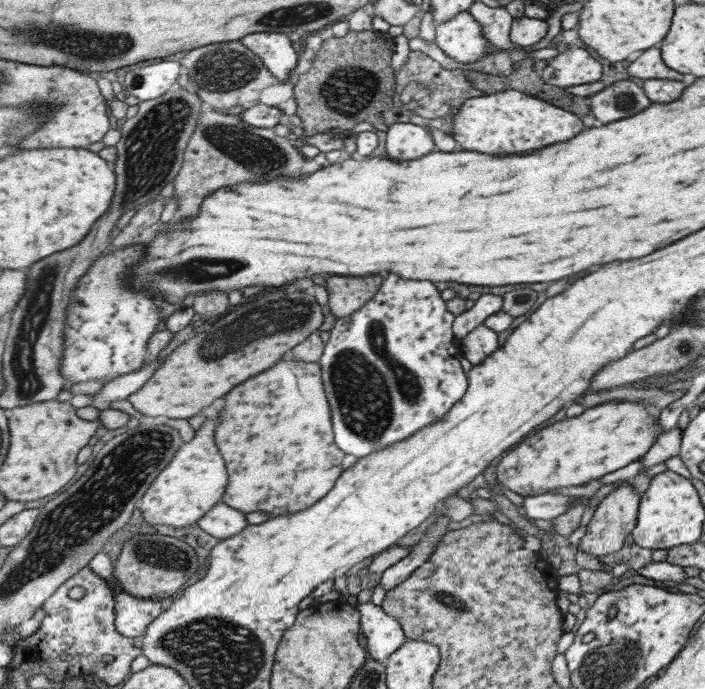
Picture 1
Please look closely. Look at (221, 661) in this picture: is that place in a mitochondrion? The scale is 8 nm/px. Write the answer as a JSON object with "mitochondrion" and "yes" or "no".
{"mitochondrion":"yes"}

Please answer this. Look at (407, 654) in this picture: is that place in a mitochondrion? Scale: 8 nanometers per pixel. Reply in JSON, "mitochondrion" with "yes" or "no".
{"mitochondrion":"no"}

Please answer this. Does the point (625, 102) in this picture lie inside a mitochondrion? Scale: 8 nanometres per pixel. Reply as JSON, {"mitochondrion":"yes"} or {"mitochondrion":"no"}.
{"mitochondrion":"yes"}

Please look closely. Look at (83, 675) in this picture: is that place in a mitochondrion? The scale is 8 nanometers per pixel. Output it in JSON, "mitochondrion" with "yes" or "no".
{"mitochondrion":"no"}

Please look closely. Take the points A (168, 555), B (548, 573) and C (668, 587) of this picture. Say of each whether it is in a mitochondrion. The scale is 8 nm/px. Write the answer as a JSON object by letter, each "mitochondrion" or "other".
{"A":"mitochondrion","B":"other","C":"other"}

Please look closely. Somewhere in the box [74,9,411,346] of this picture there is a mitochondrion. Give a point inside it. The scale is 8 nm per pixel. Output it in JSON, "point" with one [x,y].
{"point":[152,145]}

